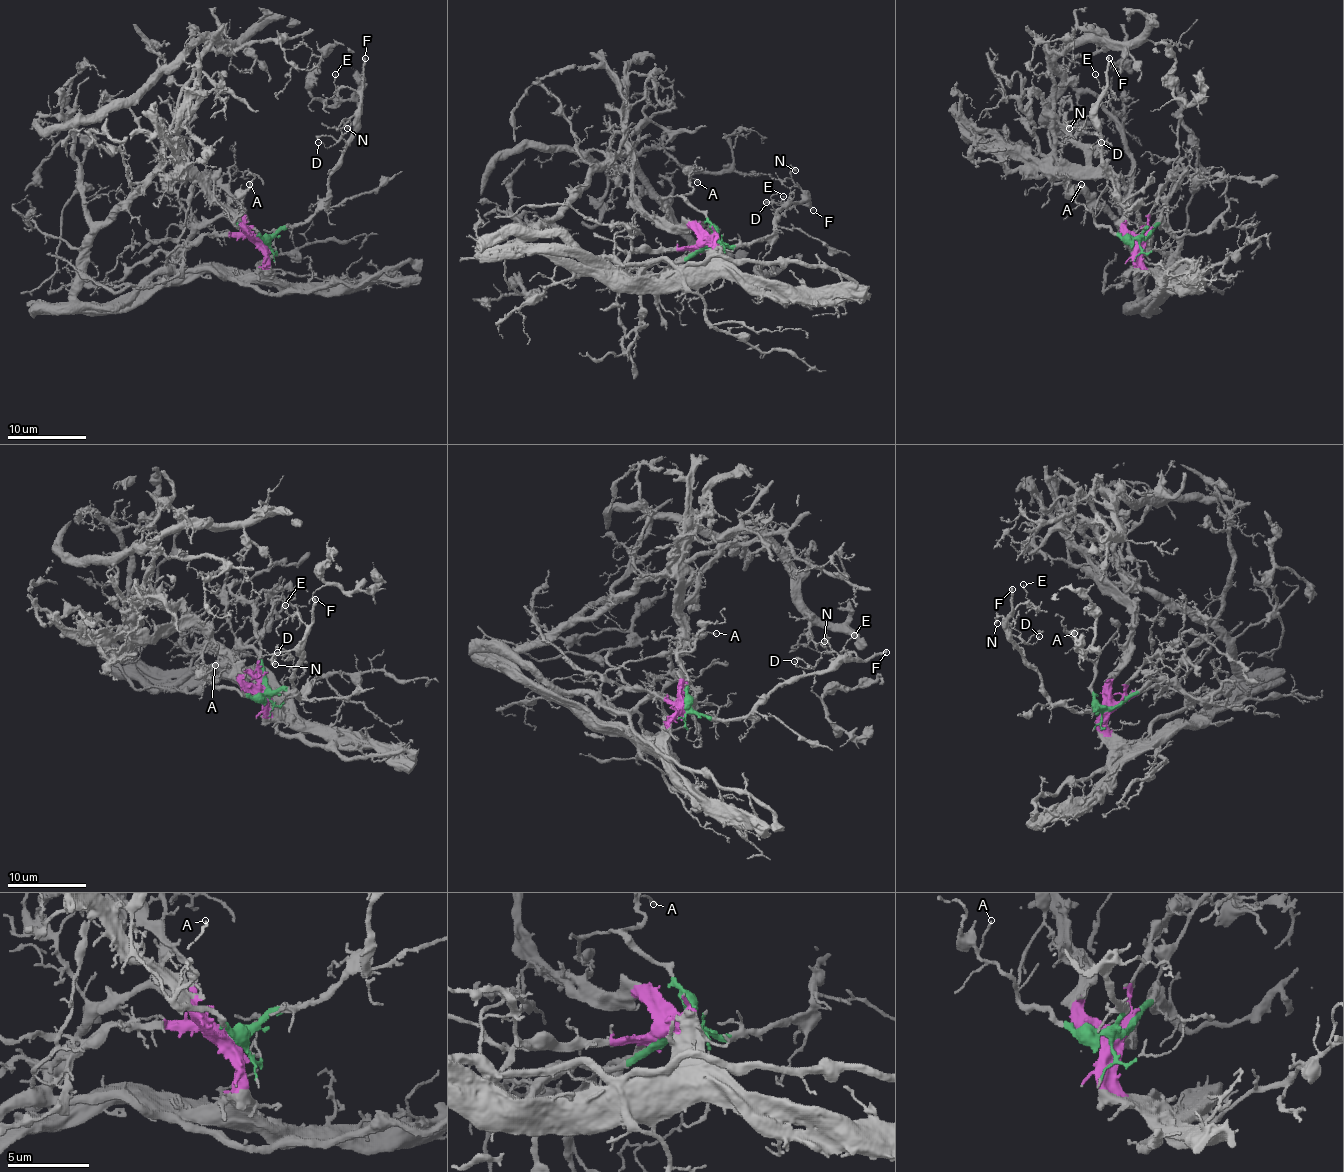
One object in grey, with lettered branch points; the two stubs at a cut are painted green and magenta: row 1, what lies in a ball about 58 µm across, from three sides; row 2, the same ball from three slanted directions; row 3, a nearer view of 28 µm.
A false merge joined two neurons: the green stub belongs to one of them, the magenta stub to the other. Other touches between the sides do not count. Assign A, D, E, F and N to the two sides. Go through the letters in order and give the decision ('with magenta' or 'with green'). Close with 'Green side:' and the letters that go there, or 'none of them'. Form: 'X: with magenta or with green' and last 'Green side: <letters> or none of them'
A: with green
D: with green
E: with green
F: with green
N: with green
Green side: A, D, E, F, N

